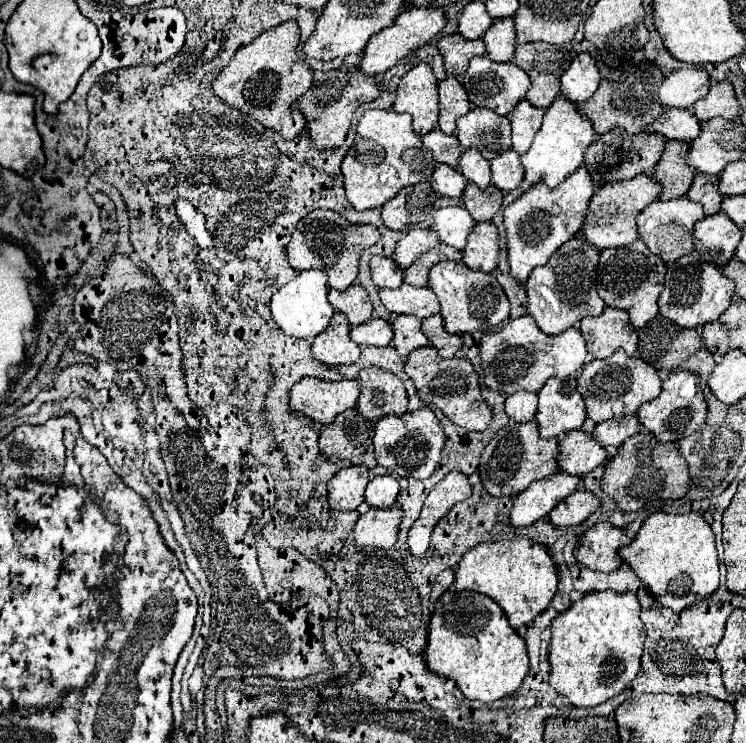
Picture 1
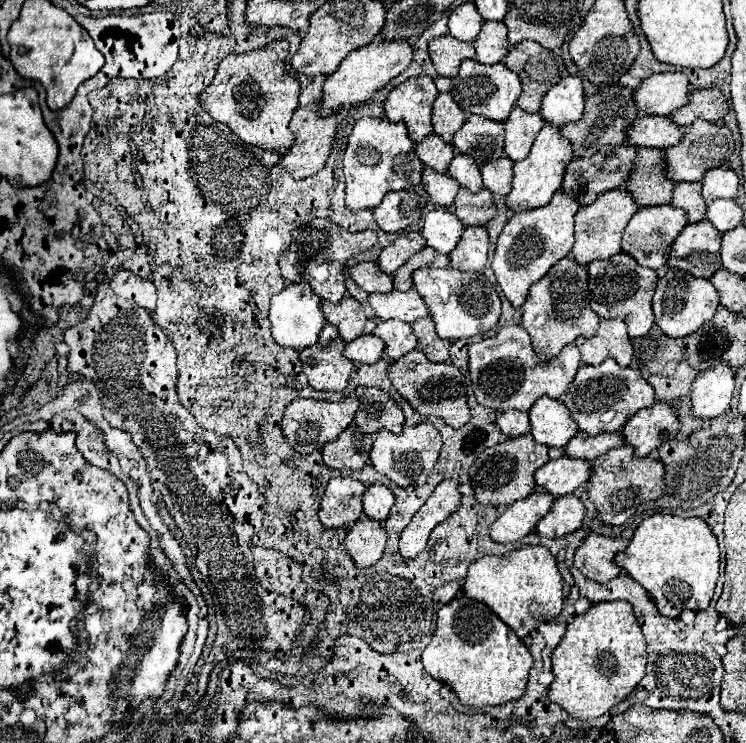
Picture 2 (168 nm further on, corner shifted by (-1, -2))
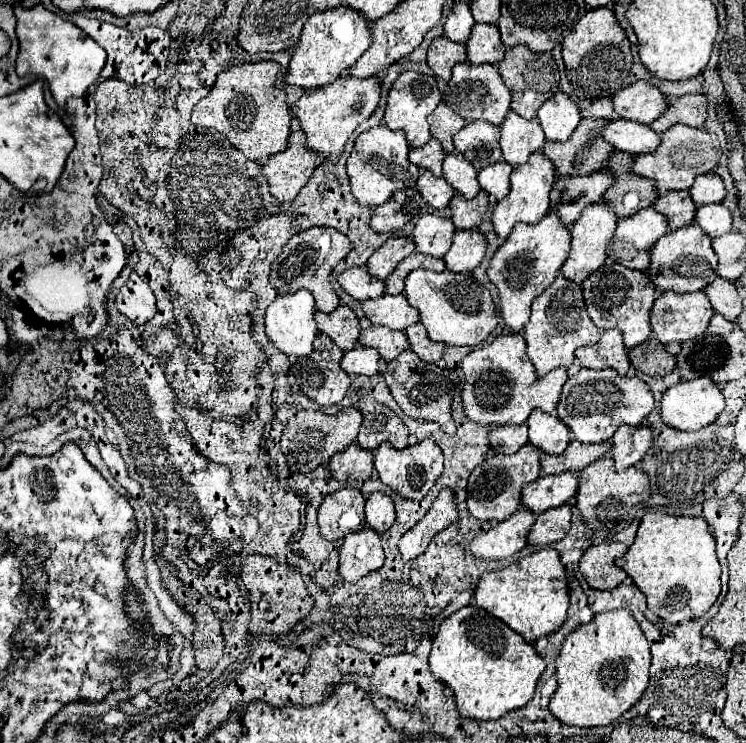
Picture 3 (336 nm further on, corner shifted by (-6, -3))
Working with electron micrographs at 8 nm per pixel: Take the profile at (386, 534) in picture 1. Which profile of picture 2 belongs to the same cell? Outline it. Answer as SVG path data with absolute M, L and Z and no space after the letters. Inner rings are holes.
M362 515L360 521L356 521L346 531L344 549L348 551L356 567L370 567L384 555L386 539L388 535L384 533L382 525Z

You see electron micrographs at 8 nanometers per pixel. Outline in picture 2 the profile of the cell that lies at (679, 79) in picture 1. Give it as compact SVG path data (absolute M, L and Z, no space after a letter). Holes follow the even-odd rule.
M682 73L650 75L634 89L632 99L642 113L668 117L688 103L688 79Z

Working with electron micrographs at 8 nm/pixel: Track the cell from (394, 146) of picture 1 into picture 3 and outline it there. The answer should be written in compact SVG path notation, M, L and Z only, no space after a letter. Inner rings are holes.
M379 124L371 130L365 130L357 136L355 146L347 158L347 174L351 180L351 192L361 206L379 206L385 204L395 190L415 188L419 178L419 166L409 162L409 142L403 130L389 130Z

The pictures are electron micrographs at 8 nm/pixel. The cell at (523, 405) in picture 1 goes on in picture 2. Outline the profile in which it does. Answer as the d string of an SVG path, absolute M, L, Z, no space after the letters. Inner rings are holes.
M508 411L508 413L500 413L496 417L496 423L500 427L500 431L506 437L520 437L530 433L530 421L528 421L528 413L516 413L516 411Z

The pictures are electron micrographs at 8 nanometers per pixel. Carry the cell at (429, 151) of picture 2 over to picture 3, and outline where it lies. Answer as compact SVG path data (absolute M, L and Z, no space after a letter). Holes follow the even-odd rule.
M431 138L423 148L413 148L409 152L409 160L429 172L433 172L435 176L441 176L441 164L445 160L445 150L443 146L437 142L437 138Z

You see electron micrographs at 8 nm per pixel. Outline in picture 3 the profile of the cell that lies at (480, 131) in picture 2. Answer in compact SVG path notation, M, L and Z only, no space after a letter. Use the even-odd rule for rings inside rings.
M469 122L455 138L455 148L465 154L465 158L481 170L487 164L495 164L501 160L501 148L499 148L499 126L493 126L489 122Z

